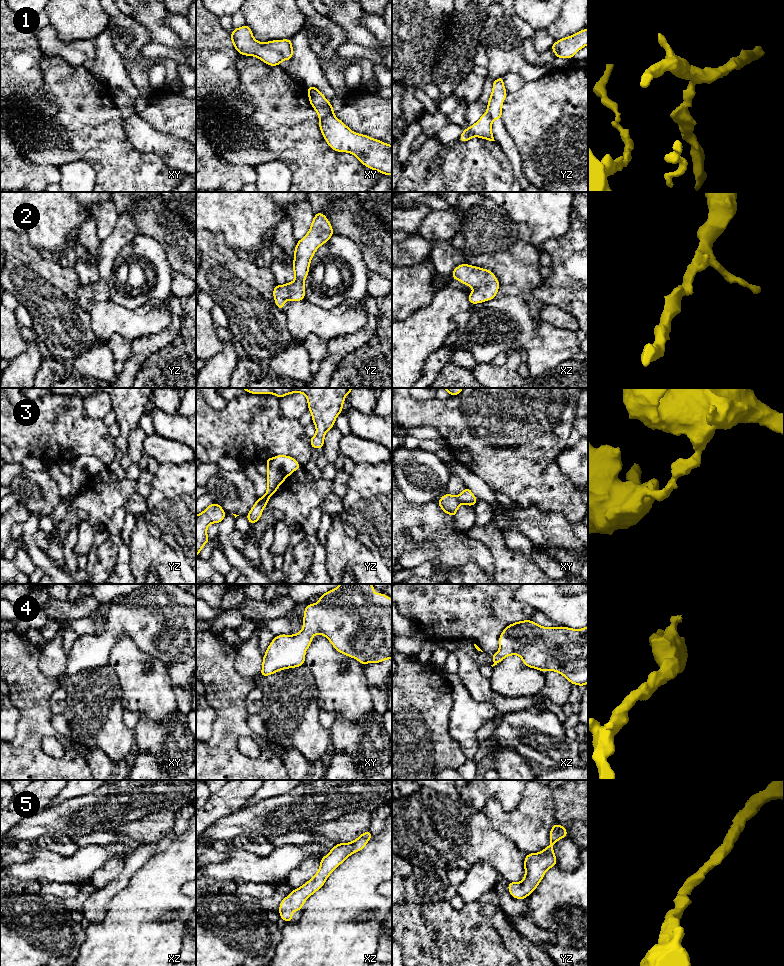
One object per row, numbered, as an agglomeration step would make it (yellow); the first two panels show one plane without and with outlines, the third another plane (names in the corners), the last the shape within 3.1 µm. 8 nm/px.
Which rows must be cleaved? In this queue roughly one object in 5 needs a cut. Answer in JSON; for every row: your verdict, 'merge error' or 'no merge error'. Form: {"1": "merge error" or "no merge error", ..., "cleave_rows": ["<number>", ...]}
{"1": "merge error", "2": "no merge error", "3": "merge error", "4": "no merge error", "5": "no merge error", "cleave_rows": ["1", "3"]}

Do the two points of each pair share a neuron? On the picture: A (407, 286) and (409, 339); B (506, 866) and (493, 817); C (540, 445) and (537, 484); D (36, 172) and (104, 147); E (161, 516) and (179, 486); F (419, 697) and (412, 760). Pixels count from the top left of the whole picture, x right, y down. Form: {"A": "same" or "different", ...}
{"A": "different", "B": "different", "C": "same", "D": "different", "E": "same", "F": "same"}

